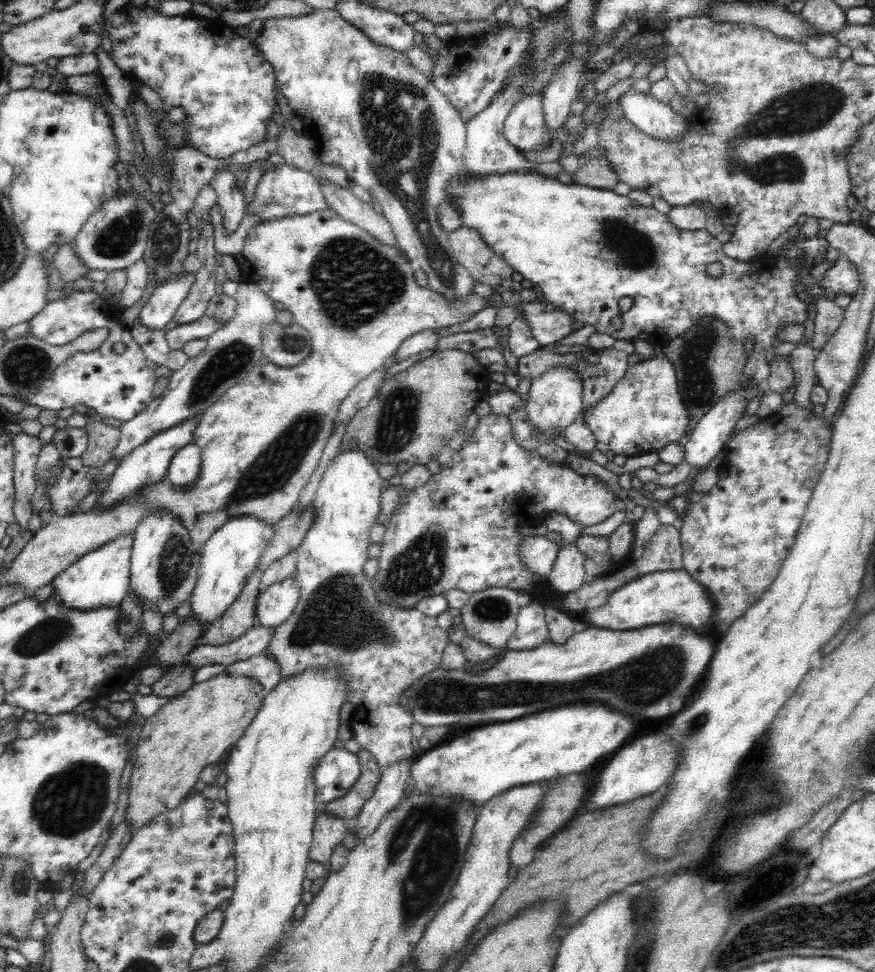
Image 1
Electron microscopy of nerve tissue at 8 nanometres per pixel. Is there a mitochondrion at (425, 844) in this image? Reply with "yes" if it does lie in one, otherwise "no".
yes

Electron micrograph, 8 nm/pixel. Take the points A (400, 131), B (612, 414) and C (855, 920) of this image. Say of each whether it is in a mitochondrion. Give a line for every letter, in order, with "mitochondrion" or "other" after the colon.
A: mitochondrion
B: other
C: mitochondrion

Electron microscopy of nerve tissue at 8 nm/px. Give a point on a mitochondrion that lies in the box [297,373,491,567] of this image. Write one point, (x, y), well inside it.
(397, 422)

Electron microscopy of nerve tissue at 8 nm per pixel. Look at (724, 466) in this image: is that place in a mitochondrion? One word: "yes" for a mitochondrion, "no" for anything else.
no

